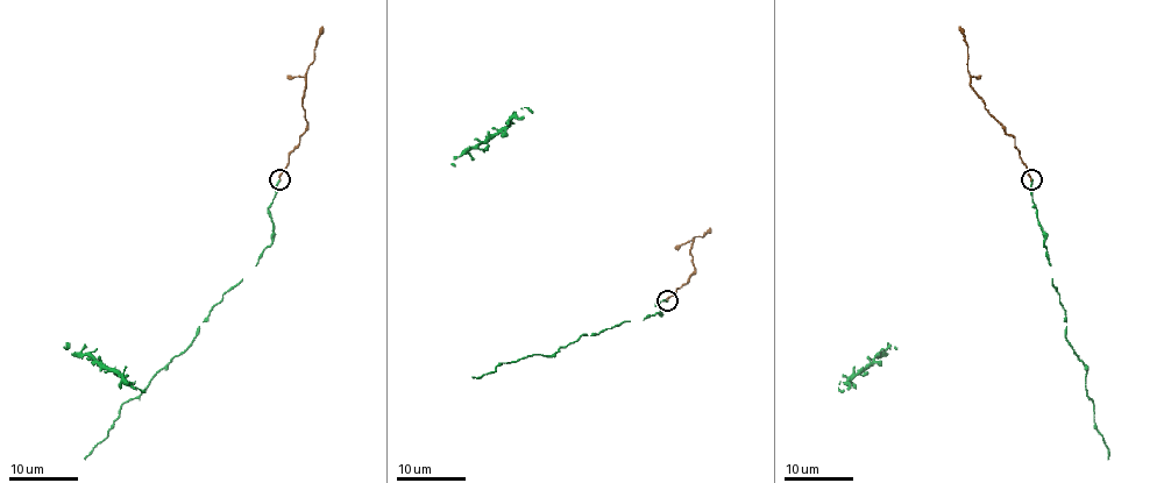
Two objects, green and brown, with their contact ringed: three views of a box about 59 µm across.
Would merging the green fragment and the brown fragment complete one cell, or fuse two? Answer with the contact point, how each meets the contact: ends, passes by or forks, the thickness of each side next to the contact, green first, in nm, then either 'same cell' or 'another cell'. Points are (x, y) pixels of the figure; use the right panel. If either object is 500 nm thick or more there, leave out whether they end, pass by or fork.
place (1031, 179); green ends; brown ends; calibres 190 and 180 nm; same cell

